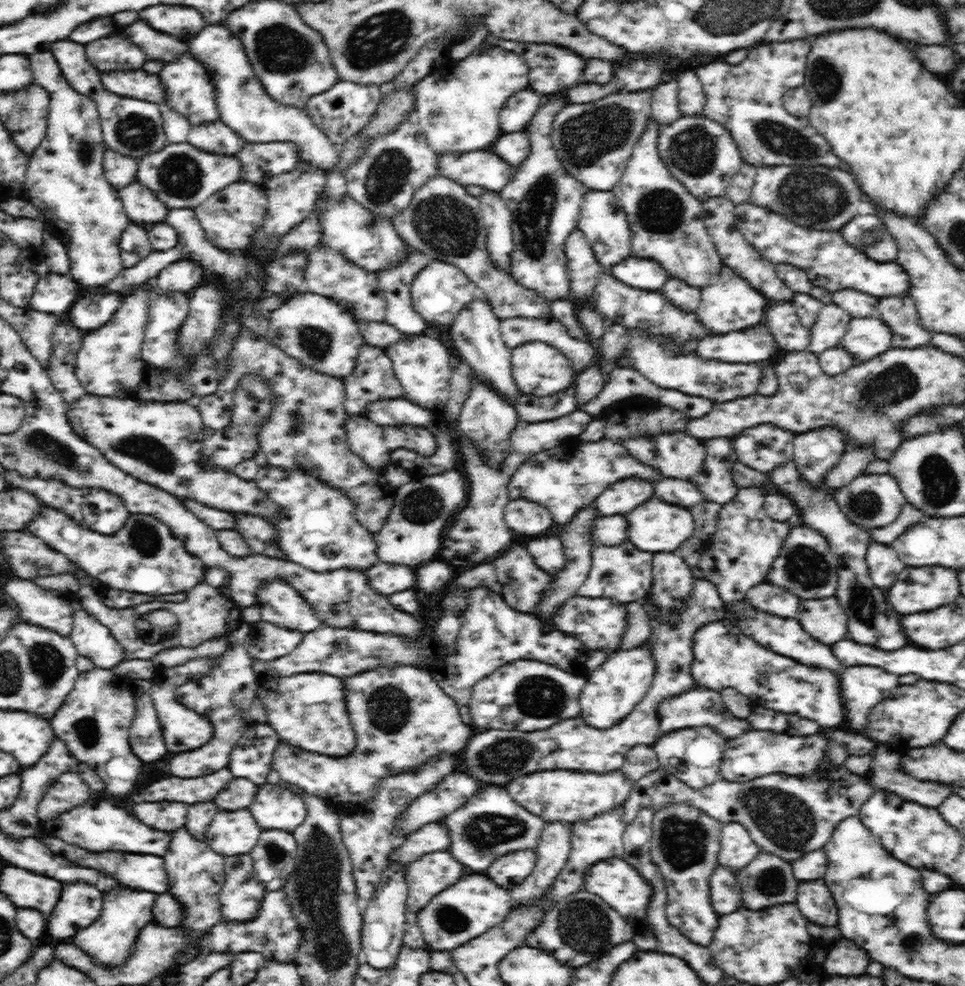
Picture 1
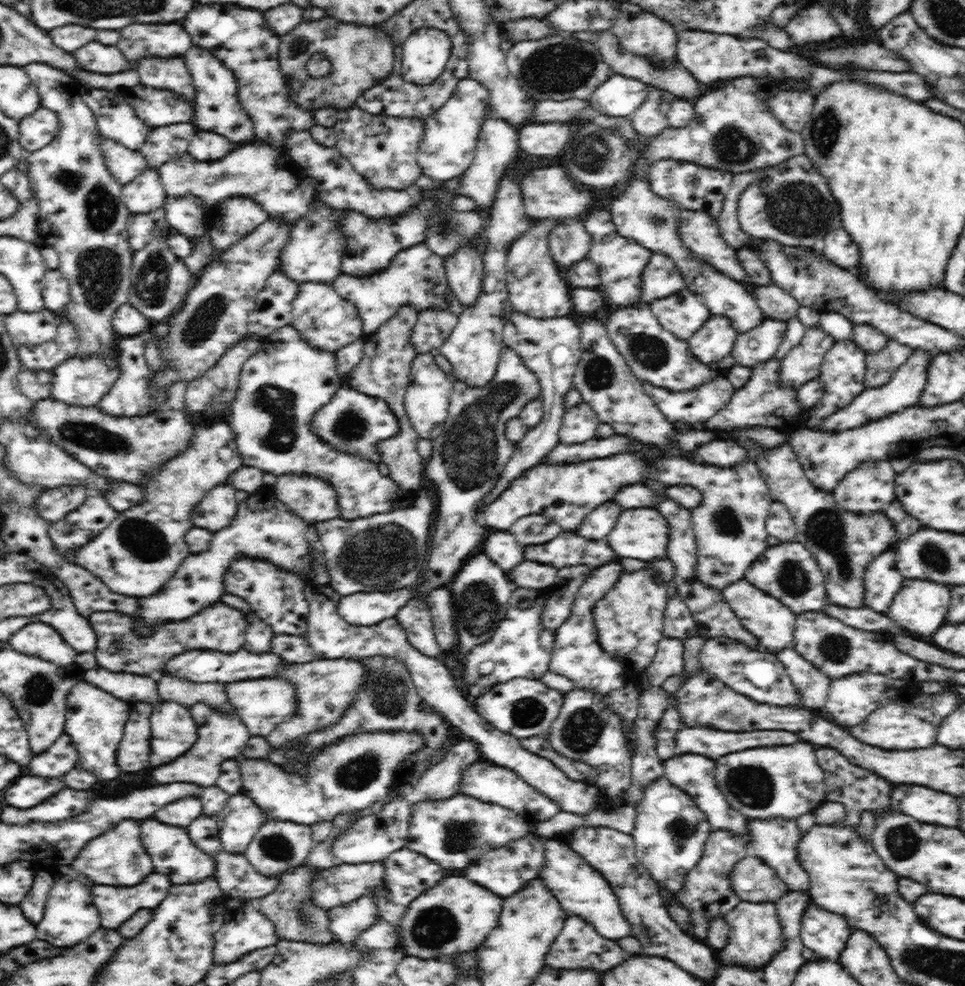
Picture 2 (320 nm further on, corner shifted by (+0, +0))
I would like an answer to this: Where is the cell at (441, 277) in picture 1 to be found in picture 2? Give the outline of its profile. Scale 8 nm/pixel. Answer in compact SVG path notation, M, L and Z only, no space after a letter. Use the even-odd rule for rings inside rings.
M424 243L411 246L396 254L386 269L370 277L354 277L352 274L340 273L329 284L343 298L350 301L358 311L363 322L365 334L376 333L386 322L395 317L403 305L413 308L447 308L444 294L448 283L444 272L444 257L432 252Z

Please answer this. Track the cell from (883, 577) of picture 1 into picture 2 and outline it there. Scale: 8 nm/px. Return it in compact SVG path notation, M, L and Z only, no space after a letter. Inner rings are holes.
M894 550L874 558L864 570L863 580L866 607L876 612L886 612L905 582L897 569Z

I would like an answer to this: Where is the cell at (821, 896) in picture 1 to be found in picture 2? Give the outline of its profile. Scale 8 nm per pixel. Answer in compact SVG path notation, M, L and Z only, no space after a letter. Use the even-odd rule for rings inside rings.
M812 906L801 920L801 941L804 947L812 950L816 960L838 962L851 930L852 927L843 916Z

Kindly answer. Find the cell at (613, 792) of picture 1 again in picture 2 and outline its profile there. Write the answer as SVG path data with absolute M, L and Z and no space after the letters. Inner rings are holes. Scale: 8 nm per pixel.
M480 760L462 768L460 790L458 793L471 795L481 802L495 803L498 806L516 811L529 824L542 822L555 817L562 808L555 800L544 797L544 794L528 785L520 775L503 766L494 765L486 760Z

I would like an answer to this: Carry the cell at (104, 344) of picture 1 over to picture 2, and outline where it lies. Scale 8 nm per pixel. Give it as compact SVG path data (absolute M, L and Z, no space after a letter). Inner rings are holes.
M72 357L61 362L50 374L50 398L77 407L89 407L98 404L119 374L119 357L90 357L78 359Z

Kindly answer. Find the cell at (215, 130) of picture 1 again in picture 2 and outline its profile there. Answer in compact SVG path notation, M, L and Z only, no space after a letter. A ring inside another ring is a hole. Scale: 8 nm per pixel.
M198 130L190 140L187 152L199 161L215 161L224 158L238 147L221 134L211 130Z

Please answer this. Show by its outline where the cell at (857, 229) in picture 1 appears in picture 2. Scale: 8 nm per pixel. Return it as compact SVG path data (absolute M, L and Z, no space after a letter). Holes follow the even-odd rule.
M833 230L823 240L823 255L835 265L844 269L856 268L860 262L859 246L856 246L844 230Z

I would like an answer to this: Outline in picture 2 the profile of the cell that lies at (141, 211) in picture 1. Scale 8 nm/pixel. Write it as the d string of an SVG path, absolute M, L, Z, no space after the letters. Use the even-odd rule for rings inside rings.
M154 168L140 174L135 180L122 188L122 202L134 214L148 214L158 210L168 200L168 196L161 185L160 174Z

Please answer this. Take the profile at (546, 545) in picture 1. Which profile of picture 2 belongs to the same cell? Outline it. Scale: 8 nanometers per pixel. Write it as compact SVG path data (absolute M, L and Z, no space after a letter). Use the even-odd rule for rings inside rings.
M520 562L520 566L516 566L516 570L512 569L508 573L510 583L517 588L530 588L530 590L540 590L540 588L548 588L554 584L556 580L556 568L554 566L542 566L536 562Z

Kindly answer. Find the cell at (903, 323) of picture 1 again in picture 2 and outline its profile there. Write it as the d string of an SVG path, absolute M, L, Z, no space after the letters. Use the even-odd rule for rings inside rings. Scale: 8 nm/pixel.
M889 339L887 345L878 352L867 354L864 389L875 389L888 384L893 374L914 352L910 345L901 345L898 341Z

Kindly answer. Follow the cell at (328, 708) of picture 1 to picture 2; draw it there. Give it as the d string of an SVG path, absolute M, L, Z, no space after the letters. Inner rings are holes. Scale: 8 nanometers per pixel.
M262 678L250 682L232 682L224 688L228 701L235 706L241 721L248 727L251 736L267 737L276 725L294 716L298 708L298 691L291 682L280 678Z

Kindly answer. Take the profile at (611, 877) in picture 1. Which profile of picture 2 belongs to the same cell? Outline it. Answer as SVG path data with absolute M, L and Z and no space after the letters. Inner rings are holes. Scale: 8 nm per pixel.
M544 839L543 843L546 860L536 878L543 879L567 916L584 919L592 924L596 933L608 940L620 940L624 936L630 936L631 923L624 918L619 907L619 899L616 898L615 891L608 885L608 880L603 874L588 865L567 843L553 839Z

